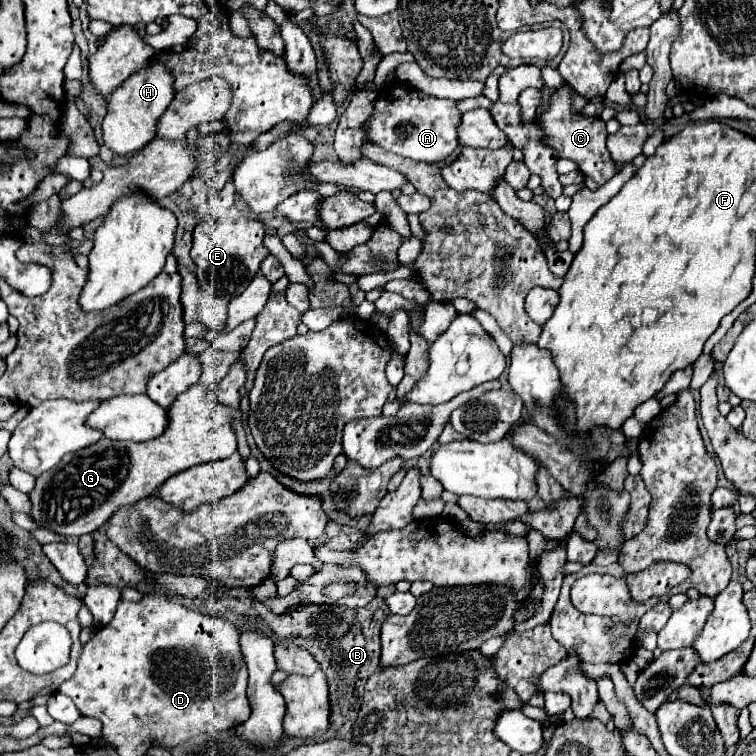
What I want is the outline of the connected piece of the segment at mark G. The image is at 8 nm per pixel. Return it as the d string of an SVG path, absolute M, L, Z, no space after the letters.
M199 382L199 384L193 384L169 406L169 428L163 436L149 442L117 442L117 440L101 438L97 444L91 444L73 454L65 454L63 460L51 472L45 472L43 476L37 478L35 490L29 494L31 504L33 504L31 518L37 524L41 524L41 528L53 530L63 536L91 534L97 528L101 528L115 510L127 504L135 504L137 500L149 496L169 476L197 464L229 458L235 452L237 452L237 436L233 428L233 408L227 408L225 404L209 396L207 386Z

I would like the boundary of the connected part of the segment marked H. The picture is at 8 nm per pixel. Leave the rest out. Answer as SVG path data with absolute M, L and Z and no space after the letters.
M153 56L147 66L143 66L139 72L129 76L109 98L107 116L103 120L103 140L105 146L111 148L119 156L129 156L137 150L141 150L147 142L155 138L155 128L163 112L173 100L175 94L175 78L163 64L159 64L159 58Z

